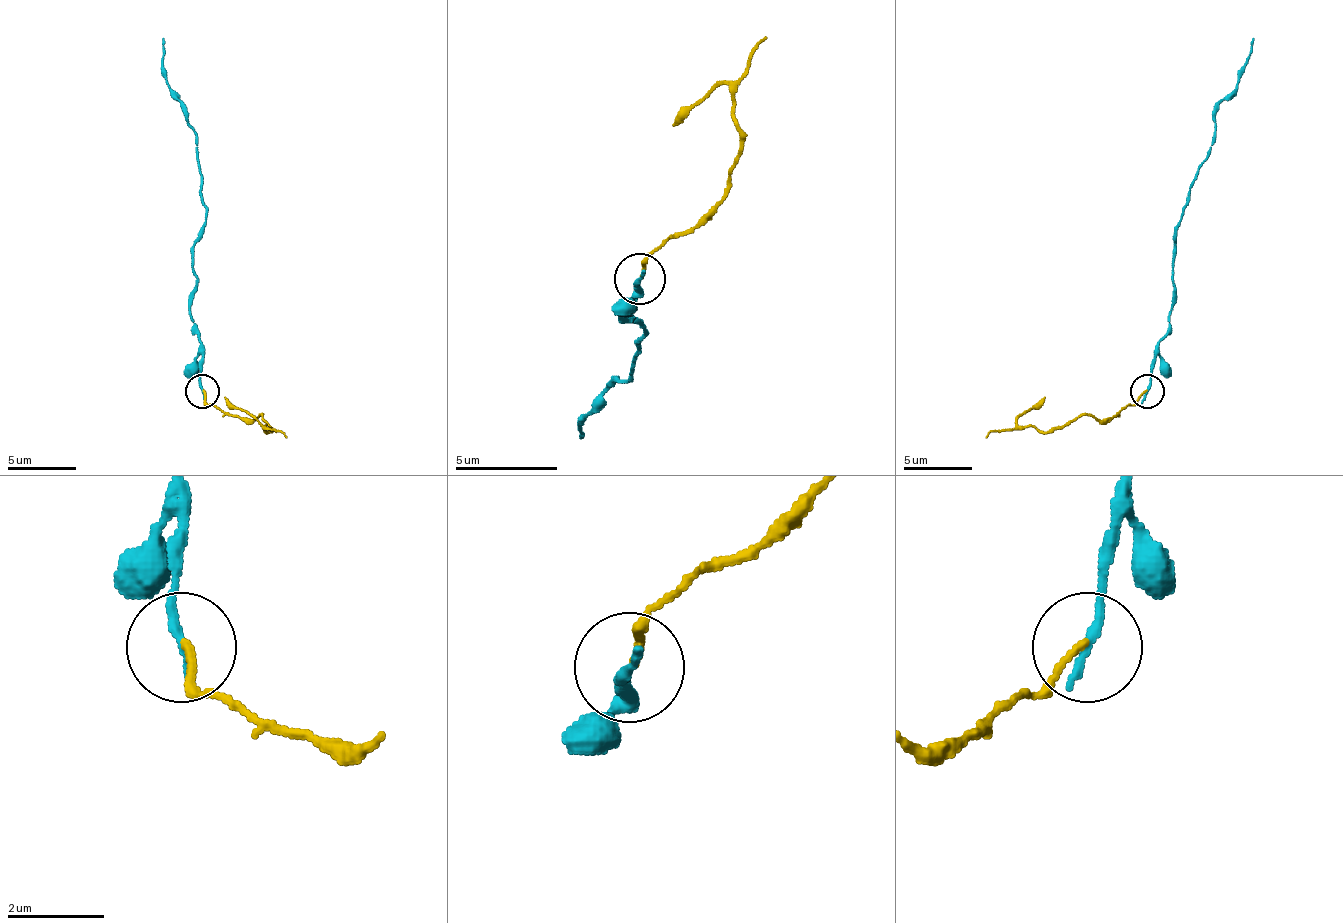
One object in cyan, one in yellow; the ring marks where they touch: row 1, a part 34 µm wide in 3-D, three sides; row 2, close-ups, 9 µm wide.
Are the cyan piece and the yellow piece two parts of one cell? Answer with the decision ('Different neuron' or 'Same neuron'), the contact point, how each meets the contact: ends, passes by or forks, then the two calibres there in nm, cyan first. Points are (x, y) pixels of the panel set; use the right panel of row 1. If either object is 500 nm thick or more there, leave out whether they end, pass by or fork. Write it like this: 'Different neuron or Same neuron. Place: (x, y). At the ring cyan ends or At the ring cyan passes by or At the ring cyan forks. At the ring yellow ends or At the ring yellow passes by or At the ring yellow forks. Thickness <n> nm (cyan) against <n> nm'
Different neuron. Place: (1147, 391). At the ring cyan ends. At the ring yellow ends. Thickness 200 nm (cyan) against 130 nm

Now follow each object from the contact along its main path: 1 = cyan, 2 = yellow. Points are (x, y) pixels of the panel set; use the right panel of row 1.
1: (1146, 392), (1170, 314), (1173, 242), (1184, 204), (1208, 156), (1214, 112), (1238, 81), (1252, 37)
2: (1146, 392), (1132, 406), (1105, 420), (1074, 416), (1050, 430), (1016, 423), (1043, 396)

